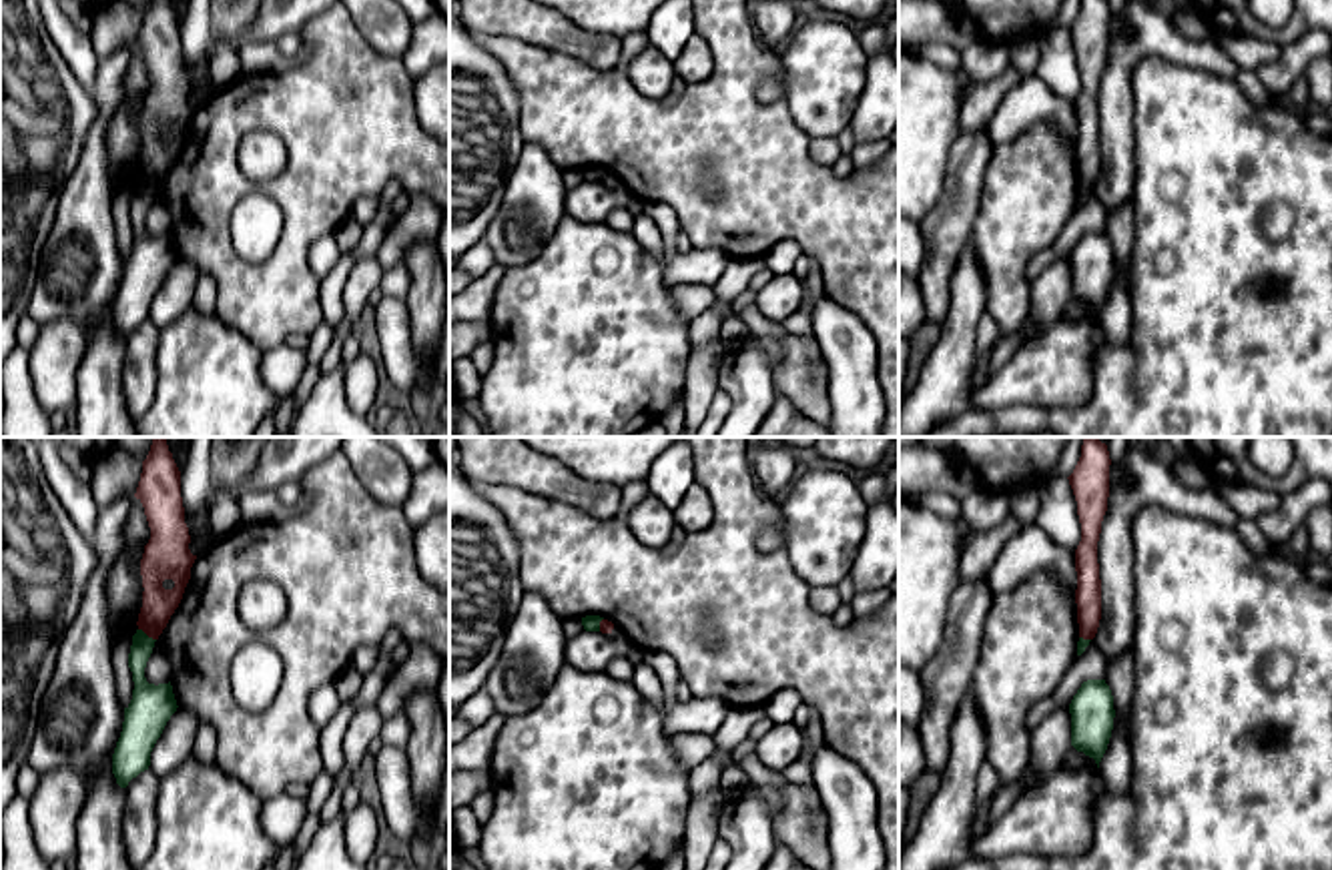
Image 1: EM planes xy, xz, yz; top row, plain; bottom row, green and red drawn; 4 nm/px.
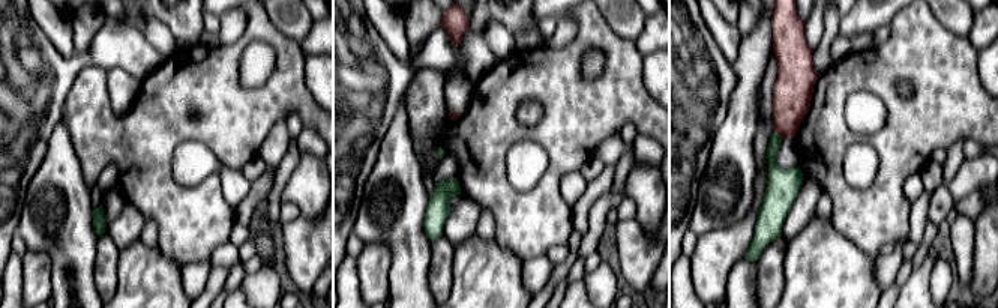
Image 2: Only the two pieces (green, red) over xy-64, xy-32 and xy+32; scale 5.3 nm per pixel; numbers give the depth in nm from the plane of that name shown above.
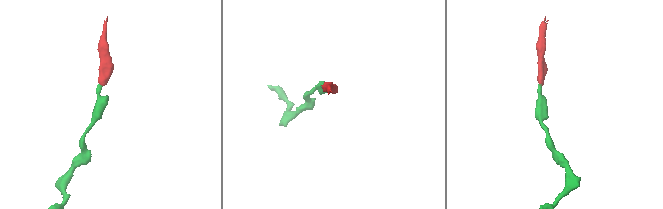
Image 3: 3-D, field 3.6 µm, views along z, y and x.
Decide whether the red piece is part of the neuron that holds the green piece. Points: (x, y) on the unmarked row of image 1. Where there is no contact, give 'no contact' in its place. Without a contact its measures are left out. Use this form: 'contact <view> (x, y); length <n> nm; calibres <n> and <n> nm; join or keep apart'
contact xy (145, 185); length 90 nm; calibres 110 and 140 nm; join

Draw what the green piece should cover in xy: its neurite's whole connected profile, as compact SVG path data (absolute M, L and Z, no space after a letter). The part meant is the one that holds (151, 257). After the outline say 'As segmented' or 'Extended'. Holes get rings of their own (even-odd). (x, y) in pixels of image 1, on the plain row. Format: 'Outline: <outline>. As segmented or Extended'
Outline: M169 0L148 2L134 48L144 58L150 90L140 110L142 158L128 204L134 241L112 305L112 325L120 339L148 321L150 303L179 259L171 233L148 235L144 219L154 192L183 150L197 110L189 100L181 22Z. Extended

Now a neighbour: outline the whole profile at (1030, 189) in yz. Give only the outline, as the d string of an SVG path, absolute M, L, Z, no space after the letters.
M1053 122L997 144L981 182L971 245L987 281L987 311L1003 335L1029 315L1029 261L1049 249L1077 208L1077 154Z

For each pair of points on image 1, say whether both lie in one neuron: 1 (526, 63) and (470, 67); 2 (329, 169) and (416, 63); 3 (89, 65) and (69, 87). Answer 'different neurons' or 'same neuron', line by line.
1: different neurons
2: different neurons
3: different neurons

